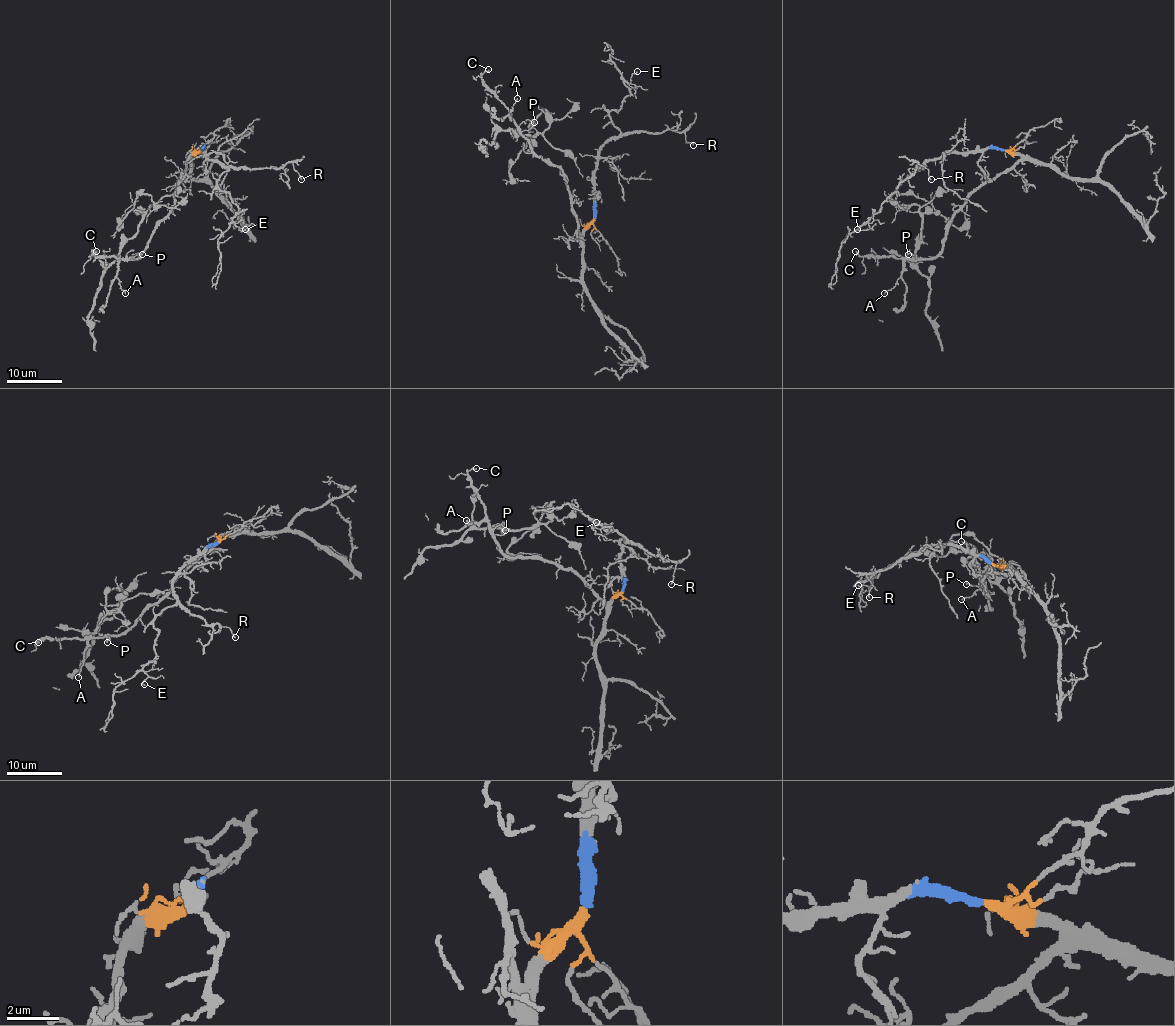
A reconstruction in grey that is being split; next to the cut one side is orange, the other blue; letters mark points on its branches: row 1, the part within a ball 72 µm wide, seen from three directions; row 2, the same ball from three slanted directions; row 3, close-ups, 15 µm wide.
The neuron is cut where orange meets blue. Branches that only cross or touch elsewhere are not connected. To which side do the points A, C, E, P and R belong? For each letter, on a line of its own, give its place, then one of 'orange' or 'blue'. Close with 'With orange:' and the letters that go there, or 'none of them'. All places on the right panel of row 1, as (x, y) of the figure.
A: (884, 293) | orange
C: (855, 251) | orange
E: (857, 229) | blue
P: (908, 254) | orange
R: (931, 179) | blue
With orange: A, C, P

